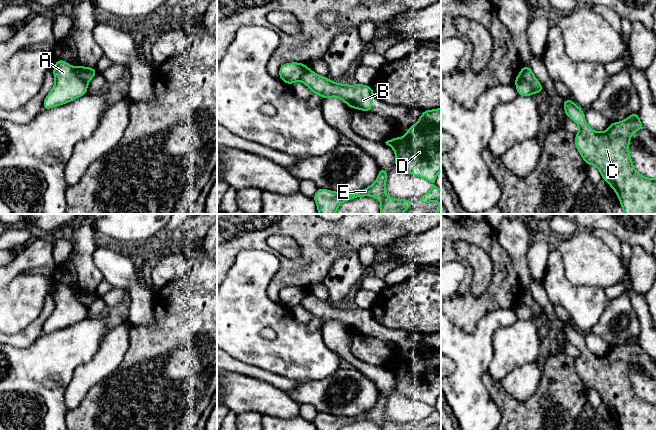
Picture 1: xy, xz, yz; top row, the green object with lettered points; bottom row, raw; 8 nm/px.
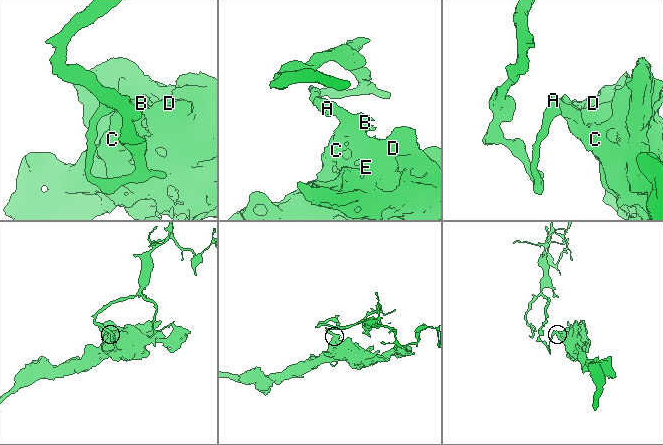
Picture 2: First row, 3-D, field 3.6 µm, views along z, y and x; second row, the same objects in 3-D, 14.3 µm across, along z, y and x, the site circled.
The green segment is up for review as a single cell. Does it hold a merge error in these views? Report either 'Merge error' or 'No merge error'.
Merge error

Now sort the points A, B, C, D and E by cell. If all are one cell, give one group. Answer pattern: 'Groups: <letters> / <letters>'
Groups: A / B C D E

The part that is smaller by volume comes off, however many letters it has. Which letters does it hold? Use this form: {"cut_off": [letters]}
{"cut_off": ["A"]}

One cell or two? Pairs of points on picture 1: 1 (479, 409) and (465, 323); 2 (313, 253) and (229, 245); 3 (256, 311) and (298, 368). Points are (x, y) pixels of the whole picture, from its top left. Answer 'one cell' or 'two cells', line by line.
1: two cells
2: one cell
3: one cell

